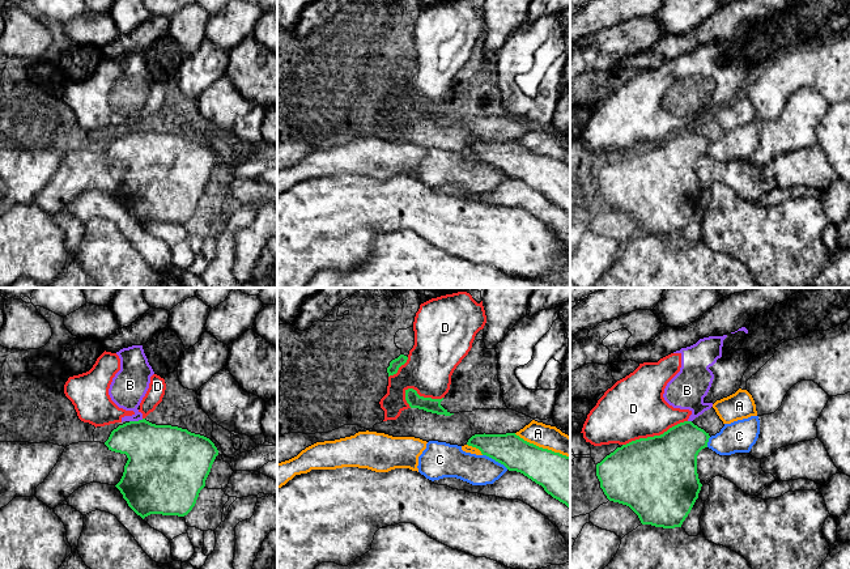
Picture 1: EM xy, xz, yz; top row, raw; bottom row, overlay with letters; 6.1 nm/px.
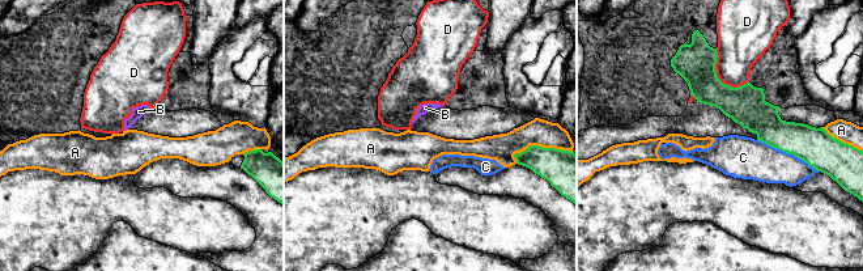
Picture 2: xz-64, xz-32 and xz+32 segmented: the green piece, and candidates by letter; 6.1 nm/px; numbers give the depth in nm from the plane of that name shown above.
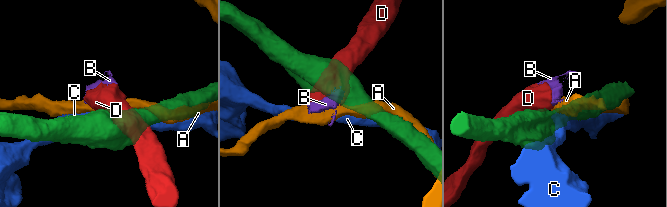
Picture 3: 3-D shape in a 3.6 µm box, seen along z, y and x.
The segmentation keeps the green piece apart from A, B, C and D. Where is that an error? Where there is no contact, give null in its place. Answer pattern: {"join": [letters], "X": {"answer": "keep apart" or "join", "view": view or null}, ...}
{"join": [], "A": {"answer": "keep apart", "view": "xz"}, "B": {"answer": "keep apart", "view": "xy"}, "C": {"answer": "keep apart", "view": "xz"}, "D": {"answer": "keep apart", "view": "yz"}}

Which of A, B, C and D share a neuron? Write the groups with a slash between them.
A / B D / C

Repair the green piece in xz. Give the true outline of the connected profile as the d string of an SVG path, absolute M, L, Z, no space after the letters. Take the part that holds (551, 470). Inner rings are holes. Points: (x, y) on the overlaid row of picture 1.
M515 433L475 434L467 445L509 471L523 474L570 509L570 457L539 447Z

